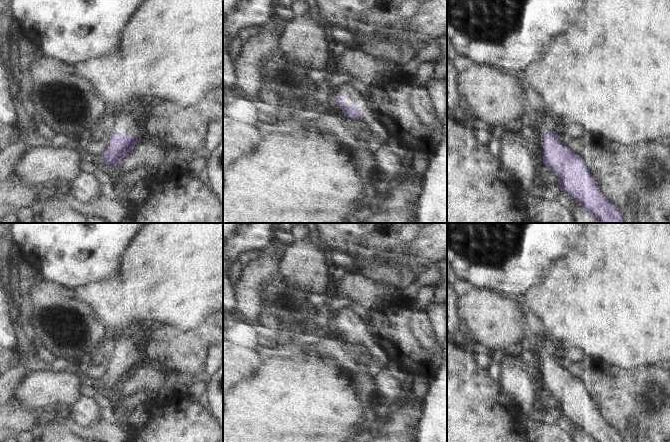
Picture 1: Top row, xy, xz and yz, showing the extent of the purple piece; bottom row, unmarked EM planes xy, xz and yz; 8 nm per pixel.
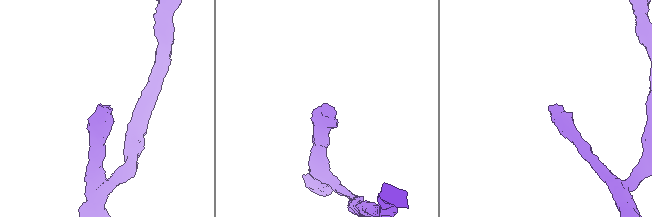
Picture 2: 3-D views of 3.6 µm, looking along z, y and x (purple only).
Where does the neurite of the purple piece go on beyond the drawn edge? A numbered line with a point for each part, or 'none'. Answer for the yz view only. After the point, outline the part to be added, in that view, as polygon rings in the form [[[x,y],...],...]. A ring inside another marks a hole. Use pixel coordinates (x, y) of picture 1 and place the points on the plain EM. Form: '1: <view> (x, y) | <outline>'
1: yz (533, 341) | [[[527,326],[527,338],[525,345],[527,348],[530,348],[531,350],[535,350],[539,347],[540,355],[547,356],[547,352],[544,349],[544,339],[537,335],[534,335],[533,332],[530,331],[529,326]]]

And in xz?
1: xz (348, 324) | [[[346,309],[340,310],[338,313],[338,317],[343,318],[343,327],[347,331],[355,331],[357,333],[360,333],[360,328],[364,326],[363,323],[356,324],[352,321],[352,319],[346,314]]]

